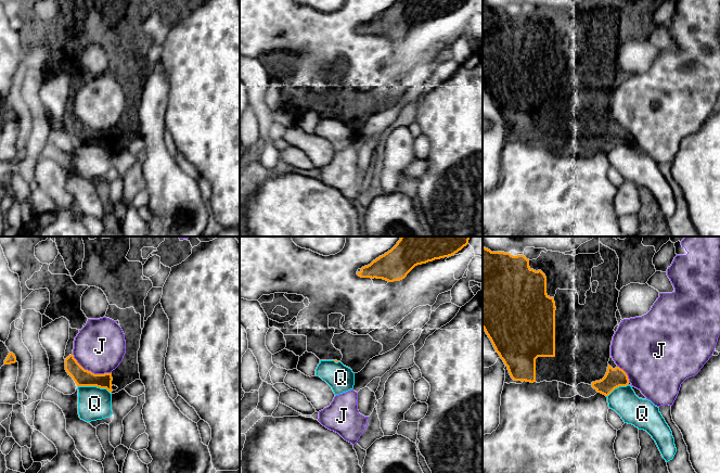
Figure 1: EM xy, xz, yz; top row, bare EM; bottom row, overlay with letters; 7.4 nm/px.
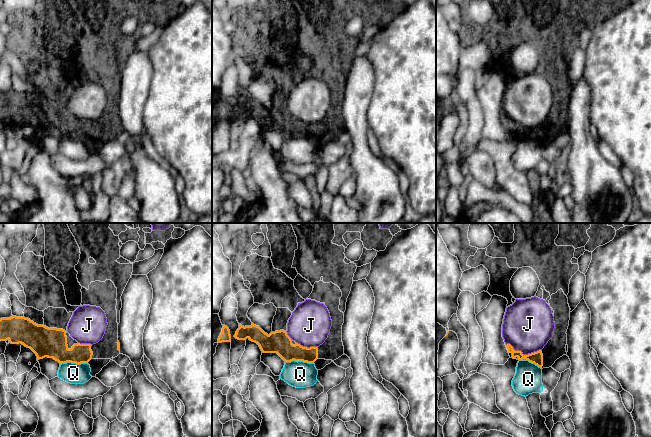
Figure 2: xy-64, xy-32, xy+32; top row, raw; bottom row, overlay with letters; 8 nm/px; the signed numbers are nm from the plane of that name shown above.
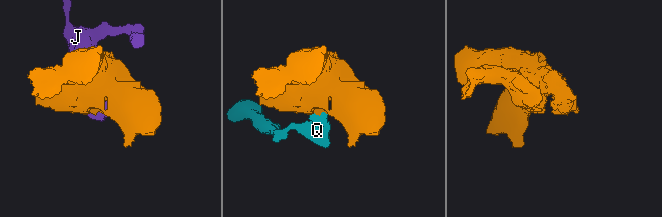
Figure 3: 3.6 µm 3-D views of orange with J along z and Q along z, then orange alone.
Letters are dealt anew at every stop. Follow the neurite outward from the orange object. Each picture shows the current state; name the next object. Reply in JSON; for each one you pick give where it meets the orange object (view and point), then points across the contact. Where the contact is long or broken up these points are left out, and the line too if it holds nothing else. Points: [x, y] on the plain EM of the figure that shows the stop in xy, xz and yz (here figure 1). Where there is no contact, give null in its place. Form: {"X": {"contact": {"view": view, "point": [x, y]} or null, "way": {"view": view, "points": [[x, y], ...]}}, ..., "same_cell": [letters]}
{"same_cell": []}

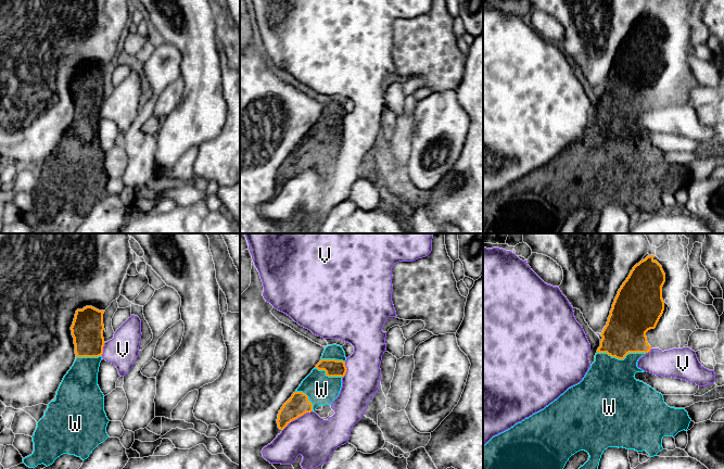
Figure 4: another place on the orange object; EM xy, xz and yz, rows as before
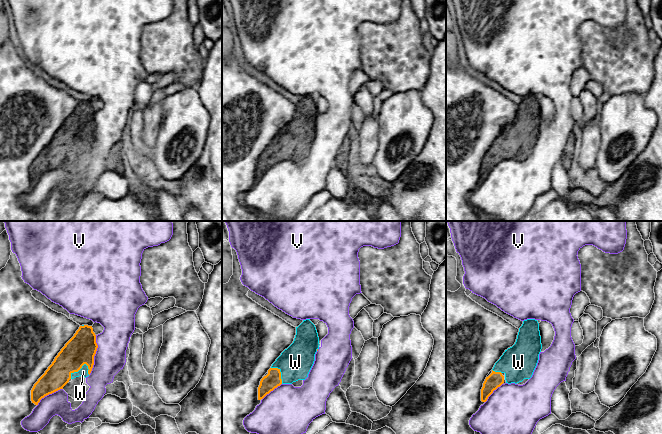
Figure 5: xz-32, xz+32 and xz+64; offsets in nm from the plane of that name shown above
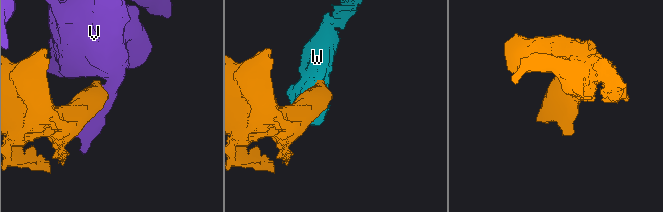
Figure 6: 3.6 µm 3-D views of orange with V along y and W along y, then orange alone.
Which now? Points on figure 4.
{"W": {"contact": {"view": "yz", "point": [621, 115]}}, "same_cell": ["W"]}

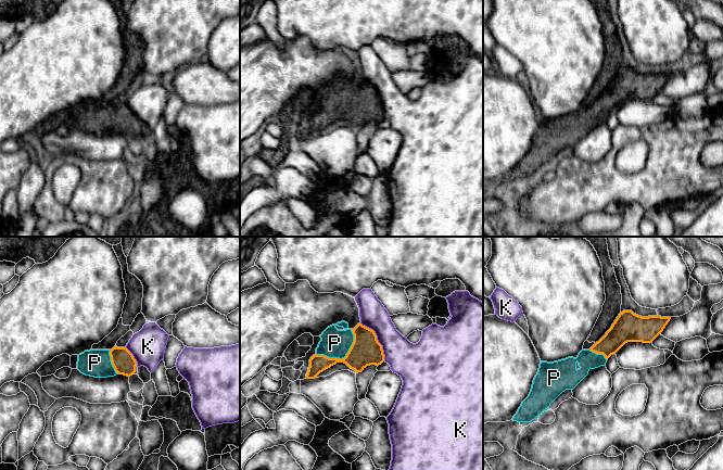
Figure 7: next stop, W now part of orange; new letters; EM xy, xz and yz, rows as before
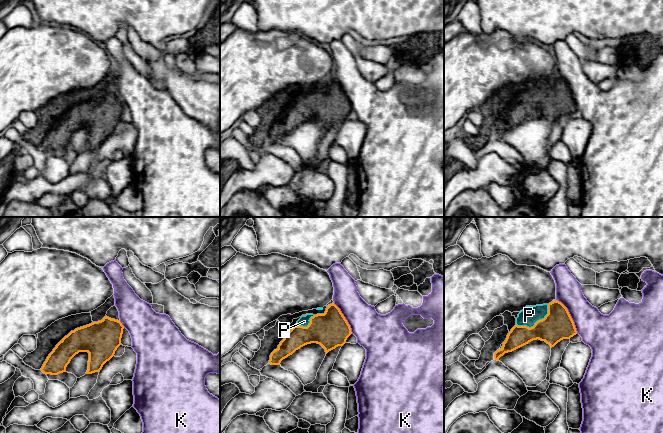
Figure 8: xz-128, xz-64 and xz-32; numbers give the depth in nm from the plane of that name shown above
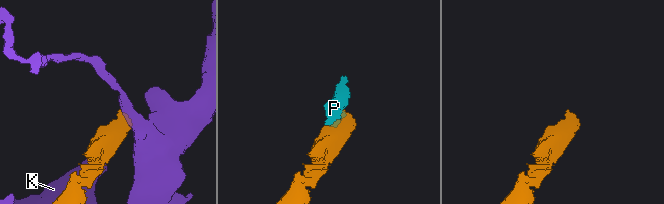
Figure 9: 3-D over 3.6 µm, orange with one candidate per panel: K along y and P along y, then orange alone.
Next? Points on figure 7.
{"P": {"contact": {"view": "xz", "point": [344, 114]}, "way": {"view": "xz", "points": [[365, 108], [351, 108], [344, 114], [334, 100]]}}, "same_cell": ["P"]}

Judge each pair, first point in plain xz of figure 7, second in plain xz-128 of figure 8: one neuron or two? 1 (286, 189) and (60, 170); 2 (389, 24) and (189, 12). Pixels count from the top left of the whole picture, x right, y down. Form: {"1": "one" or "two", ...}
{"1": "one", "2": "one"}

